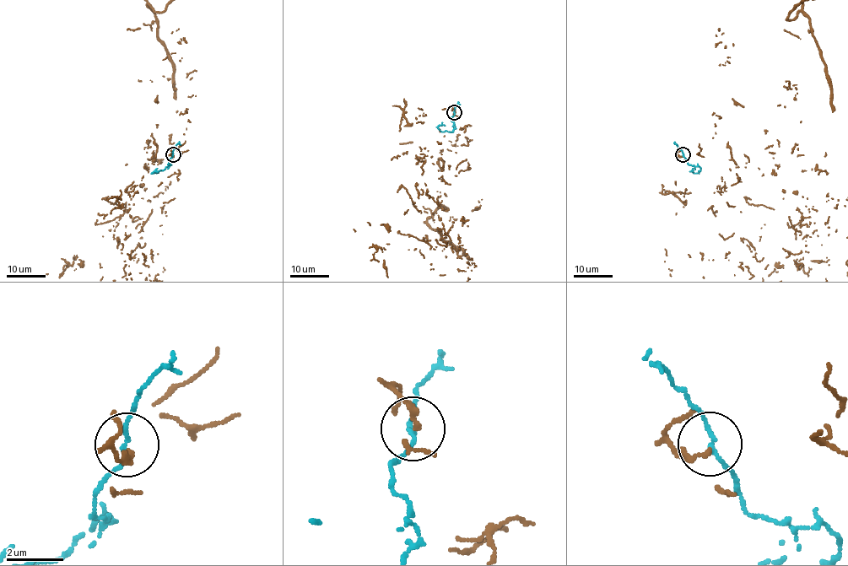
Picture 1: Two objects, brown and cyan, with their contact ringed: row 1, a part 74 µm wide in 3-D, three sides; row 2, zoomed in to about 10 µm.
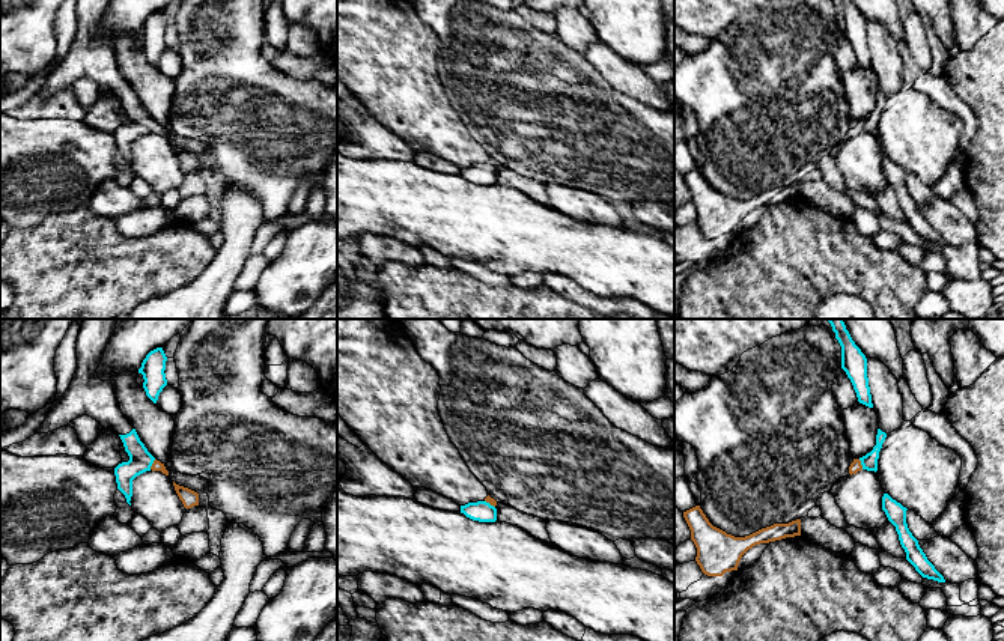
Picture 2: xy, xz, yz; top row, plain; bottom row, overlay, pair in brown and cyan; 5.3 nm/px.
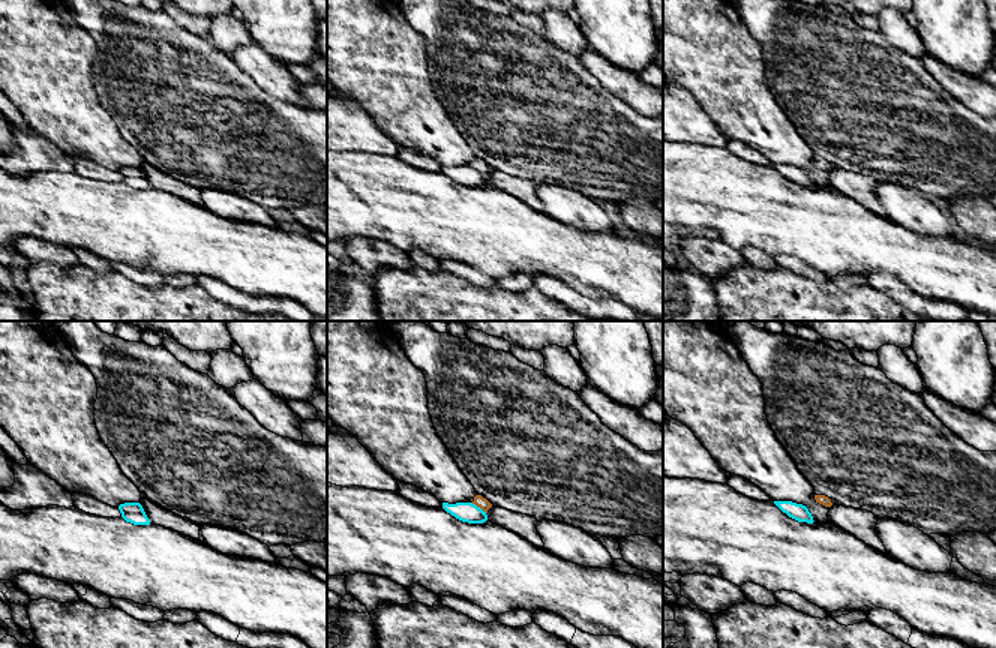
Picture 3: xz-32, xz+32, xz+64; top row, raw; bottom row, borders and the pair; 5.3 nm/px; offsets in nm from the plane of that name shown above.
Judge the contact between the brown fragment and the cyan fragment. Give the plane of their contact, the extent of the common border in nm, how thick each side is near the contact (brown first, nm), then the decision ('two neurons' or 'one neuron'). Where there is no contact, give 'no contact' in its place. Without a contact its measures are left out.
xy | 70 nm | 60/130 nm | two neurons

